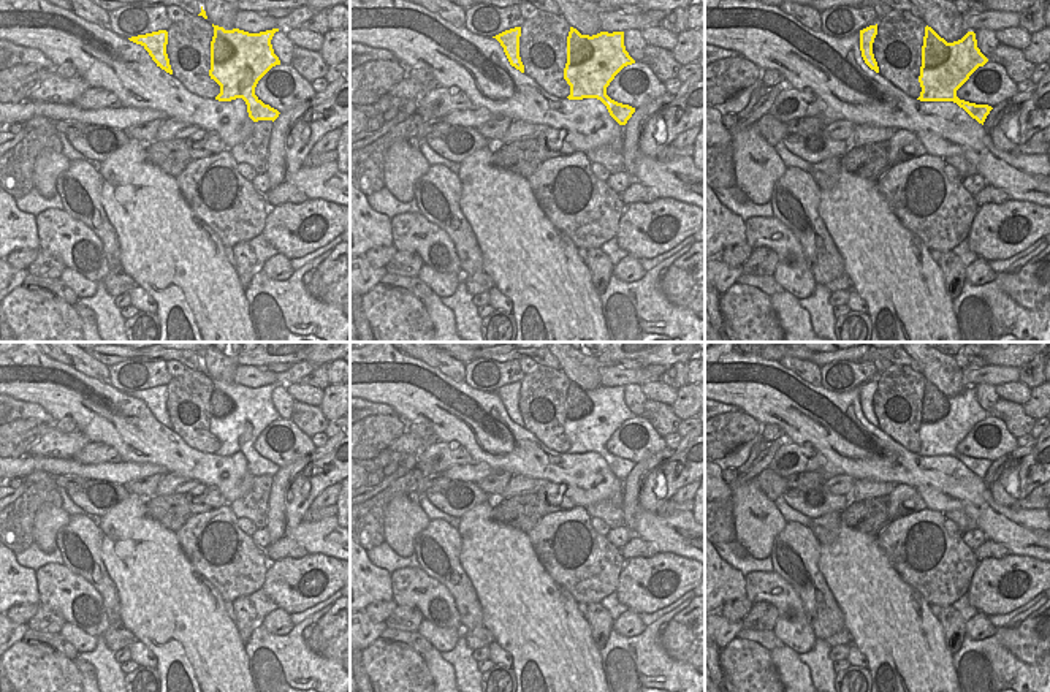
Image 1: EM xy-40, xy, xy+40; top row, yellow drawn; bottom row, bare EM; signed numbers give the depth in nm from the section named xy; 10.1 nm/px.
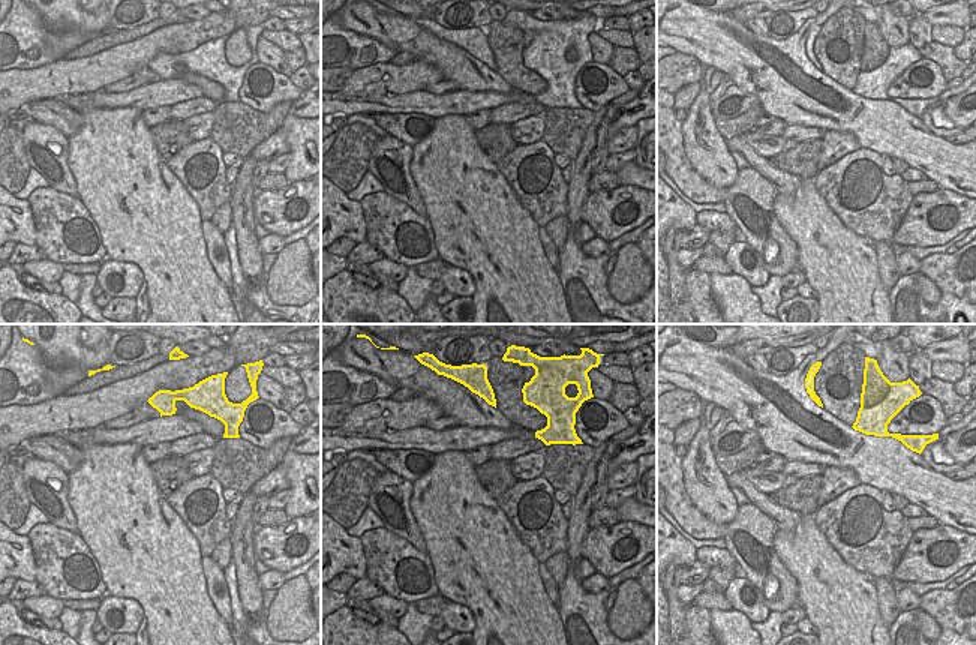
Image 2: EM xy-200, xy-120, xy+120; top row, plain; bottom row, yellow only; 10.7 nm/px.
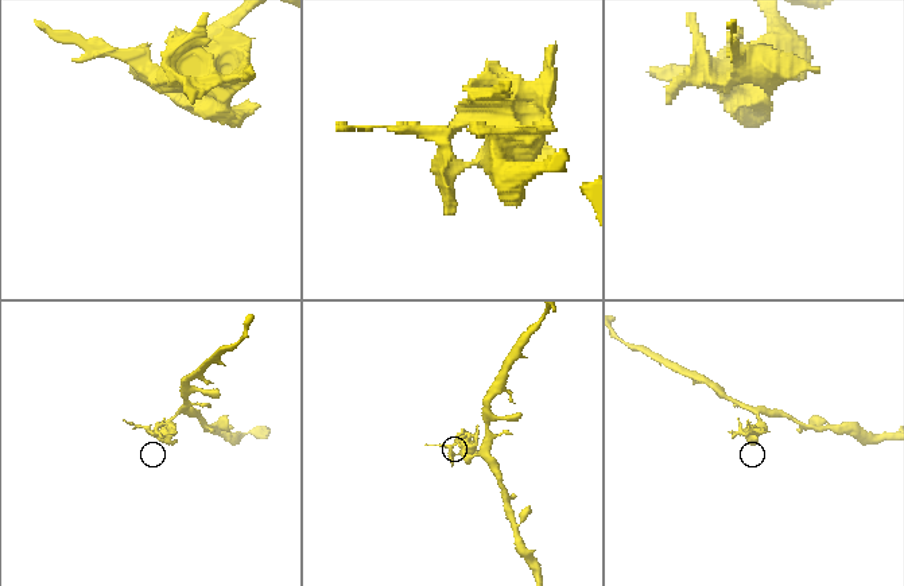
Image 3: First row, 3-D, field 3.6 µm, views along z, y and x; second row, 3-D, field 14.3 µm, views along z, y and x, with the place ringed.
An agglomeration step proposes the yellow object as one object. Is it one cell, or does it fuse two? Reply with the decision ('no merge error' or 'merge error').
merge error

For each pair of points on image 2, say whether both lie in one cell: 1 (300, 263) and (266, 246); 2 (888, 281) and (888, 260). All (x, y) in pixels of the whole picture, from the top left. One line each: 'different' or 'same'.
1: different
2: same

